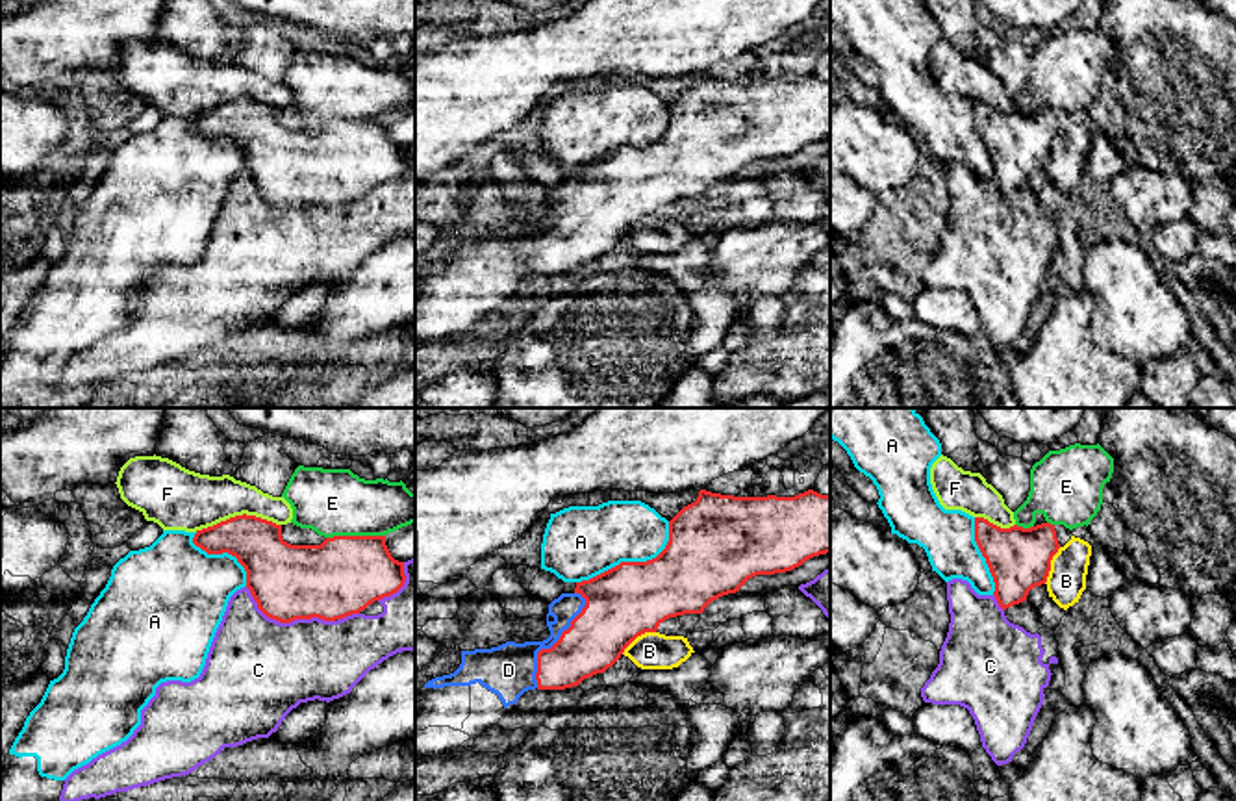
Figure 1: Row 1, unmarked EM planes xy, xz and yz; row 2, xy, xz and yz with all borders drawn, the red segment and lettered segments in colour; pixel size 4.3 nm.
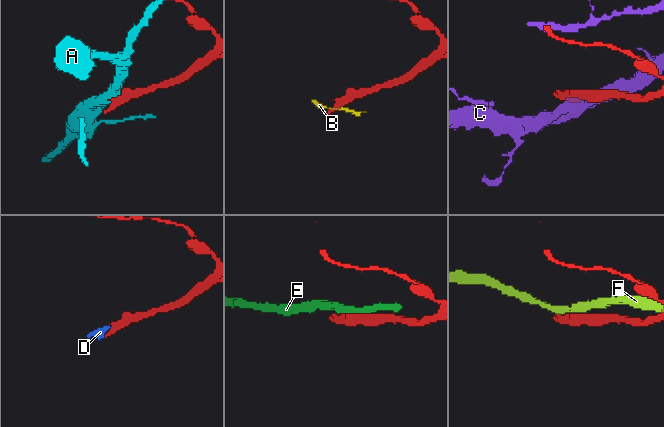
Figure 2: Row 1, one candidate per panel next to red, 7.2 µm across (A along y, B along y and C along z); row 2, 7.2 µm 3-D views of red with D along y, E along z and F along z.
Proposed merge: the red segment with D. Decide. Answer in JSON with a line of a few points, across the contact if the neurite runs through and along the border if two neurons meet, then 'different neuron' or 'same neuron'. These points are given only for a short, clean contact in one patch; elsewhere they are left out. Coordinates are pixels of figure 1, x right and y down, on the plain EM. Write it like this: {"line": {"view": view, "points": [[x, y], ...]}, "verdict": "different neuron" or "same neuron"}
{"verdict": "same neuron"}

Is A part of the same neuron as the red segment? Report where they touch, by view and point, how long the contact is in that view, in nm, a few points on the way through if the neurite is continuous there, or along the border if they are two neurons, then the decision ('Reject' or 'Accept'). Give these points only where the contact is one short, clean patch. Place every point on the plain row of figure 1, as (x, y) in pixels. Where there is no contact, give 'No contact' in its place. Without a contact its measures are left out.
Touches red at xz (632, 147). Shared border 480 nm. Reject

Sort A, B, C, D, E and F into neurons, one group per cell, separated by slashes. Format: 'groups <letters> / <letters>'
groups A / B / C / D / E / F

